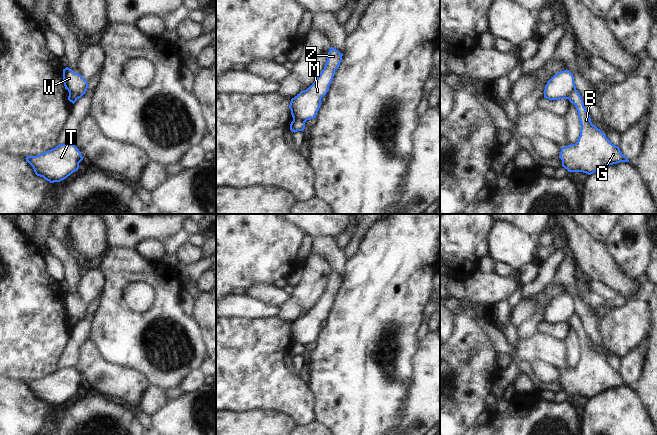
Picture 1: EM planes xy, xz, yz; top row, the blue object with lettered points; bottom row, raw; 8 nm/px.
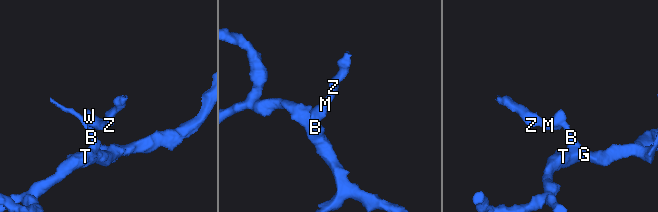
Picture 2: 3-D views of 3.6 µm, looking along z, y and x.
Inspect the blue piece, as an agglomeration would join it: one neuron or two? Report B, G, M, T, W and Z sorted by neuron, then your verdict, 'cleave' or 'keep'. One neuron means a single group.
B G T / M W Z | cleave

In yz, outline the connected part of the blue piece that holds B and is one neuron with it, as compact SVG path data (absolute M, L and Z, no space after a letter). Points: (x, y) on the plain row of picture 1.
M577 314L571 317L569 325L578 335L581 353L575 368L561 372L559 382L562 384L562 391L568 396L583 396L591 399L606 390L629 386L620 372L612 368L606 358L592 348L583 323Z

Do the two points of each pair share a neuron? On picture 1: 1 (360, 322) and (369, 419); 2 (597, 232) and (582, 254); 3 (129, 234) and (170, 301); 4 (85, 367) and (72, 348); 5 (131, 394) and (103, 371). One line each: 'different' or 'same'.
1: same
2: different
3: different
4: different
5: same

